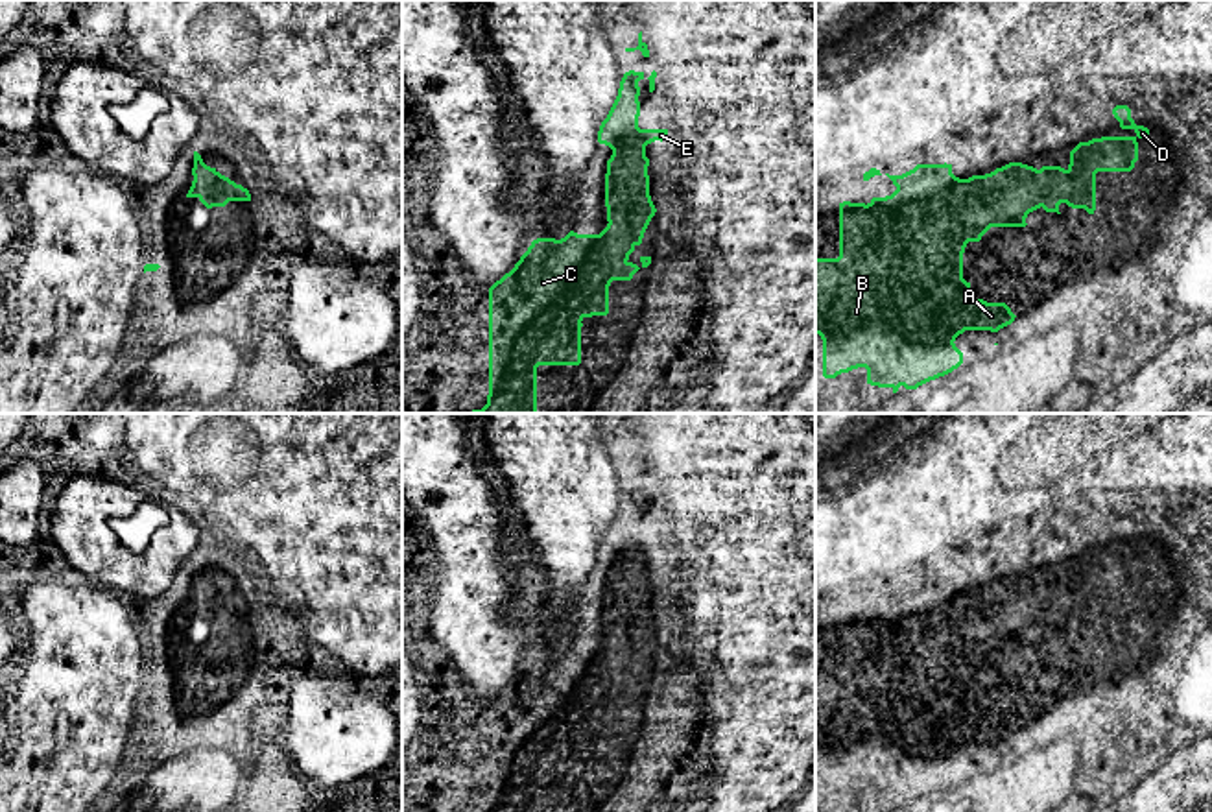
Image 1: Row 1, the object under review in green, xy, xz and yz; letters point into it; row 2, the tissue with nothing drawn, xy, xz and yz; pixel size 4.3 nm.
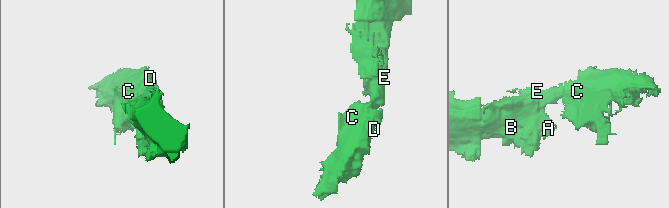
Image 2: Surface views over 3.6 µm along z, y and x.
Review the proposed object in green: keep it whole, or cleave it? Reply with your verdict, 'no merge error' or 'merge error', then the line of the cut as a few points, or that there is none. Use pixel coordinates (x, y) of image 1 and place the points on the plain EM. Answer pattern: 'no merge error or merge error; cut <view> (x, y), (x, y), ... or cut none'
no merge error; cut none

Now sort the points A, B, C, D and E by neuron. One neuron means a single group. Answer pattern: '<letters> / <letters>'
A B C D E

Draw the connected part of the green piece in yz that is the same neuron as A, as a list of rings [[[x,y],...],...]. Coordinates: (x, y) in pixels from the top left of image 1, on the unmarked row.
[[[1127,519],[1112,522],[1122,543],[1133,543],[1135,550],[1101,550],[1079,555],[1070,565],[1068,581],[1042,579],[1040,583],[1009,576],[985,589],[959,592],[952,587],[952,578],[917,578],[902,589],[885,587],[897,603],[885,611],[873,611],[865,616],[839,616],[839,670],[815,672],[815,747],[823,753],[823,790],[836,792],[858,781],[867,782],[867,797],[917,803],[919,799],[945,790],[963,777],[963,766],[956,760],[956,751],[965,744],[991,744],[1015,734],[1015,727],[1005,716],[987,716],[974,712],[970,696],[963,692],[963,666],[968,655],[980,655],[991,640],[1026,640],[1026,631],[1037,622],[1059,626],[1059,618],[1096,624],[1096,587],[1131,585],[1138,574],[1138,552],[1149,552],[1149,543],[1136,539]]]

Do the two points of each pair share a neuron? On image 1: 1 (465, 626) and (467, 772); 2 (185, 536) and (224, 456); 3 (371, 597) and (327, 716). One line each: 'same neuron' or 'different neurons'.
1: different neurons
2: different neurons
3: different neurons

